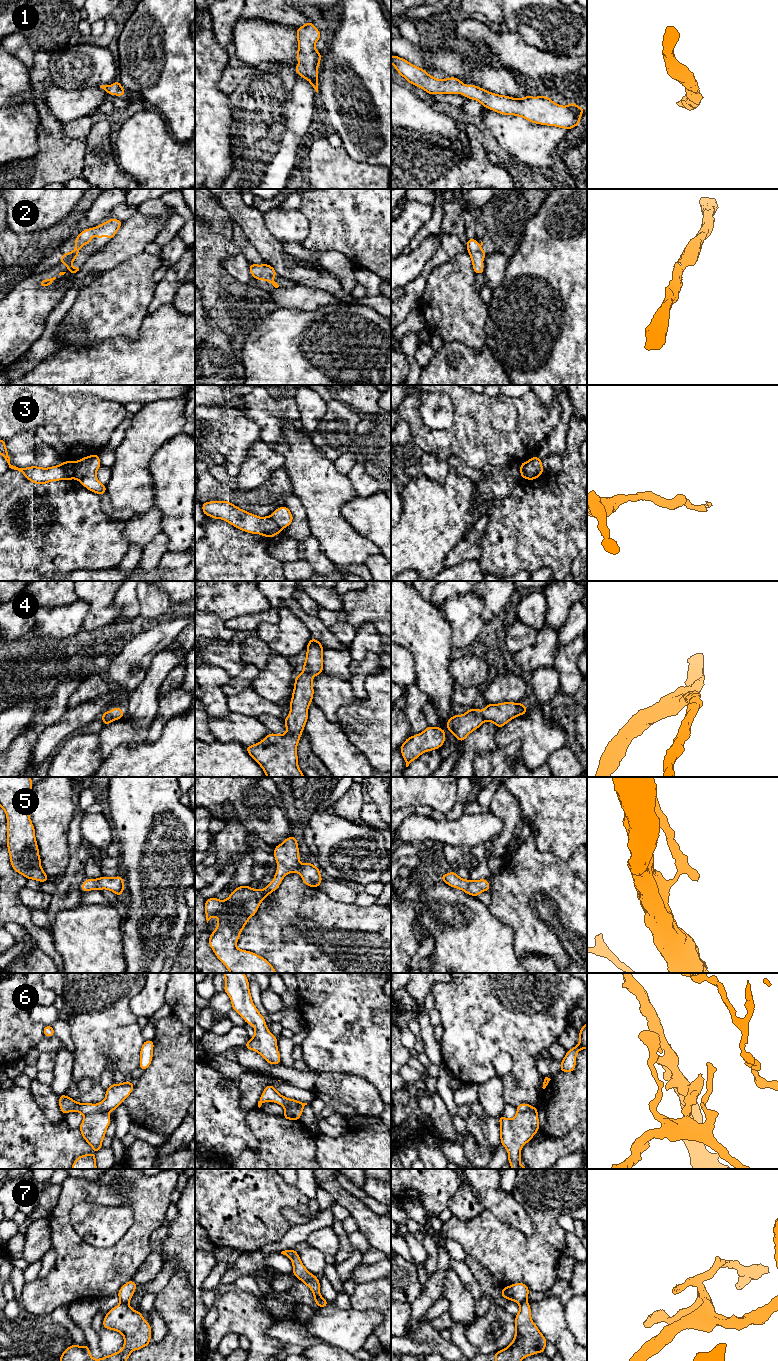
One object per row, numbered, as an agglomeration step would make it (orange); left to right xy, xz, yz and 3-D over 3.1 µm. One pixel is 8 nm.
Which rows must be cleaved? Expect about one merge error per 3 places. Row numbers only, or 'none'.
3, 6, 7

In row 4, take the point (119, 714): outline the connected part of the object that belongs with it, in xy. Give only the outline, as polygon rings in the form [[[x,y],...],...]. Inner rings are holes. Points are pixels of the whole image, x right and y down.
[[[116,706],[113,710],[104,712],[102,714],[101,719],[104,725],[106,726],[117,719],[123,718],[123,716],[124,716],[124,711],[122,711],[119,706]]]

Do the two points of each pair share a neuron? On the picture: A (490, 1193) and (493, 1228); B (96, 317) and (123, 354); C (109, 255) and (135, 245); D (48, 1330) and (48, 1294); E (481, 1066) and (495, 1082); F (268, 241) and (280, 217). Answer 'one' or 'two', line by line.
A: two
B: two
C: one
D: two
E: two
F: two

